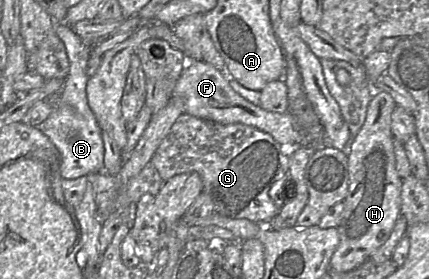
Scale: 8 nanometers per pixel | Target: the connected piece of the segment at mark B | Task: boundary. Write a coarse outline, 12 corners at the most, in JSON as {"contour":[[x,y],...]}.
{"contour":[[58,24],[69,72],[47,120],[60,175],[104,169],[102,130],[86,87],[89,49]]}

